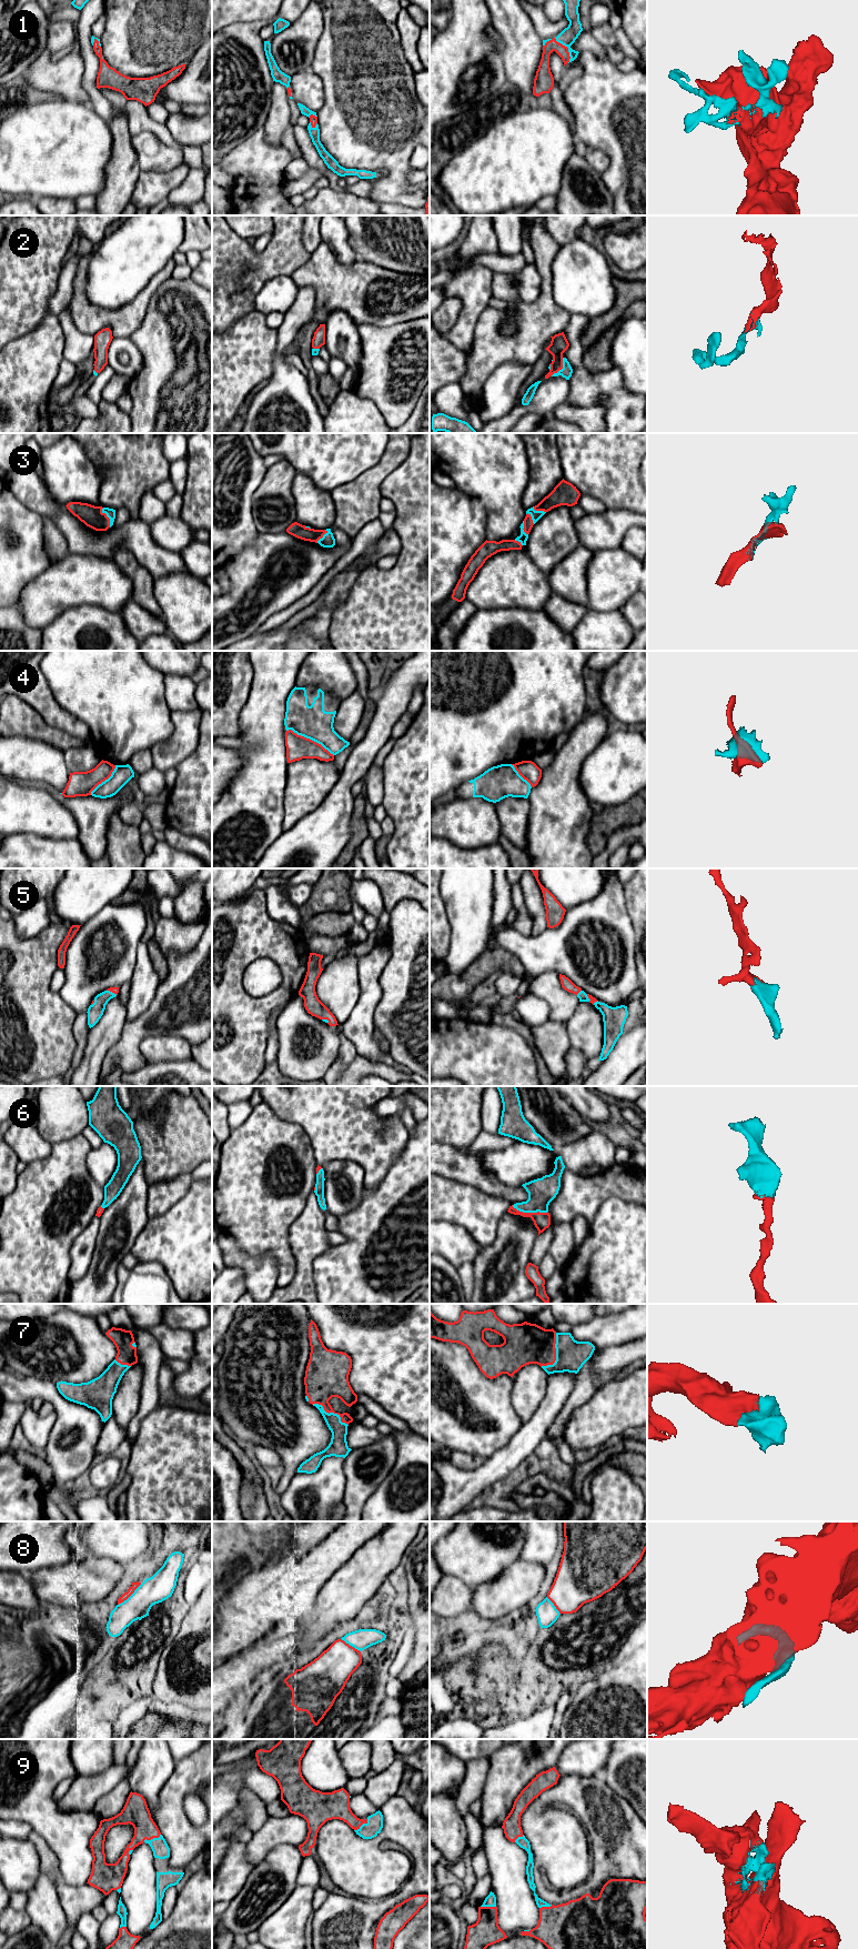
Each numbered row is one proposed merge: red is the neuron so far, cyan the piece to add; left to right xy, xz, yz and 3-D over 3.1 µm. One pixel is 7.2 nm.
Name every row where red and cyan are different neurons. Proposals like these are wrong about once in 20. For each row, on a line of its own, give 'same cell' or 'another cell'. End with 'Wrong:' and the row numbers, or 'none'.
1: same cell
2: same cell
3: same cell
4: same cell
5: same cell
6: same cell
7: same cell
8: same cell
9: same cell
Wrong: none

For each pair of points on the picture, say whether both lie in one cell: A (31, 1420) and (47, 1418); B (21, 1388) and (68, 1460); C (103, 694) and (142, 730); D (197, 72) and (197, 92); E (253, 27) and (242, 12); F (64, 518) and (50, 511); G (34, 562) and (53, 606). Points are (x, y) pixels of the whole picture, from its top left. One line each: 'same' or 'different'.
A: same
B: same
C: same
D: same
E: different
F: same
G: different

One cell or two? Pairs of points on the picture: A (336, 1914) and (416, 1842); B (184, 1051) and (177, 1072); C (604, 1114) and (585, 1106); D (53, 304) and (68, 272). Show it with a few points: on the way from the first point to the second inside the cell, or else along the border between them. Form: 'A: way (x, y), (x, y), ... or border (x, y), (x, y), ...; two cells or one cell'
A: way (365, 1914), (397, 1898), (417, 1878), (417, 1871); one cell
B: border (191, 1057), (158, 1061), (155, 1063); two cells
C: way (599, 1112), (589, 1106); one cell
D: way (61, 297), (66, 289), (66, 280); one cell

